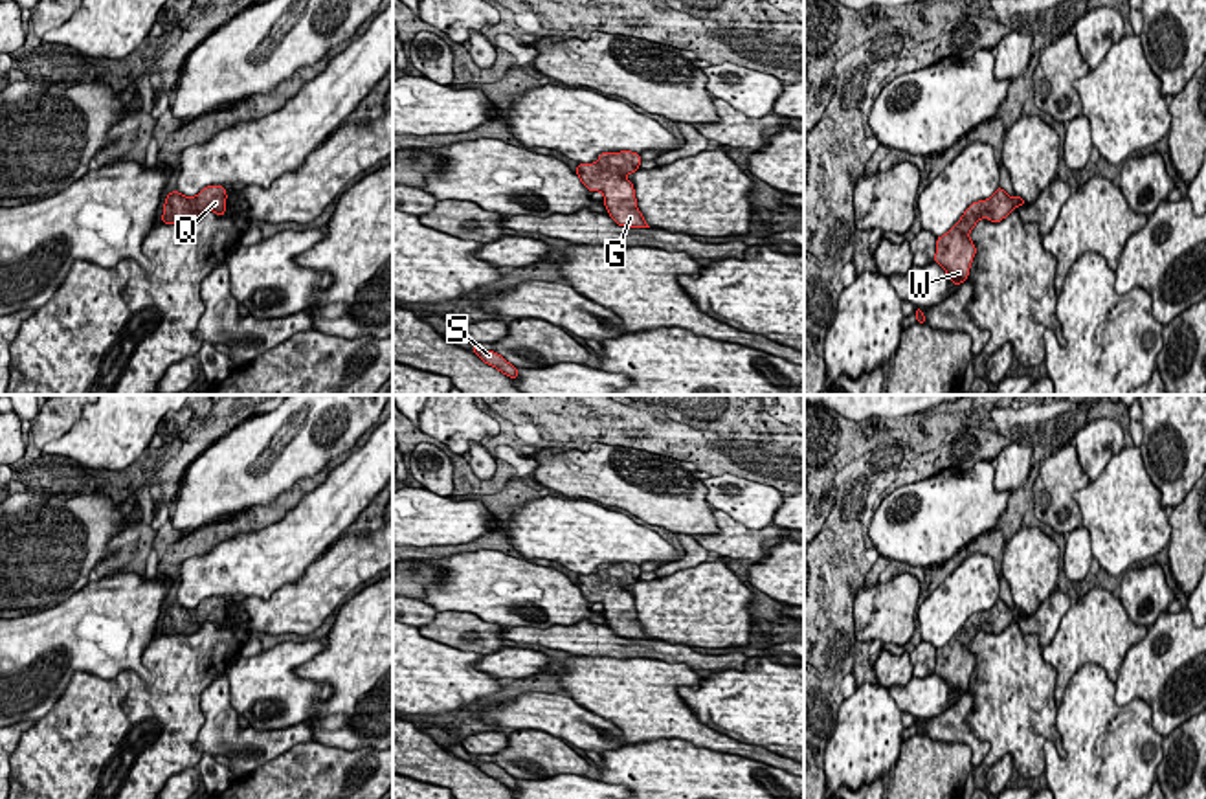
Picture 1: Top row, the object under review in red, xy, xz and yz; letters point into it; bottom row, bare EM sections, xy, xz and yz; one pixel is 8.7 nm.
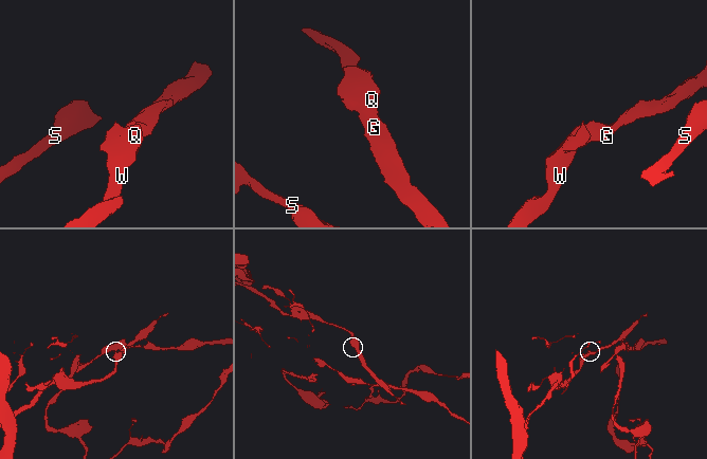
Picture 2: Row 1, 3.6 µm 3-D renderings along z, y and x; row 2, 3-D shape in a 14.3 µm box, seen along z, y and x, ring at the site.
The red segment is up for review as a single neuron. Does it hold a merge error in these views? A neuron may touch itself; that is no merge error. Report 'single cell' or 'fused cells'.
single cell

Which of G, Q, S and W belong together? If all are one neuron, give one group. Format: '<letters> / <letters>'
G Q S W

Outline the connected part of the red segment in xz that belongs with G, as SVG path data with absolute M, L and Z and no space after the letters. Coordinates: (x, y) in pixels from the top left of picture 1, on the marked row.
M602 152L597 163L578 163L575 173L589 191L604 193L602 204L619 226L650 228L637 209L633 184L624 178L639 165L641 154L637 152Z

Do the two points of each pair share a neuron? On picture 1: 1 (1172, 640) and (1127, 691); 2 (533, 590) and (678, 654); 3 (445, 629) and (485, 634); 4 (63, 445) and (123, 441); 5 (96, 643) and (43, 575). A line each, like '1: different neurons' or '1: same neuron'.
1: same neuron
2: same neuron
3: same neuron
4: same neuron
5: different neurons

